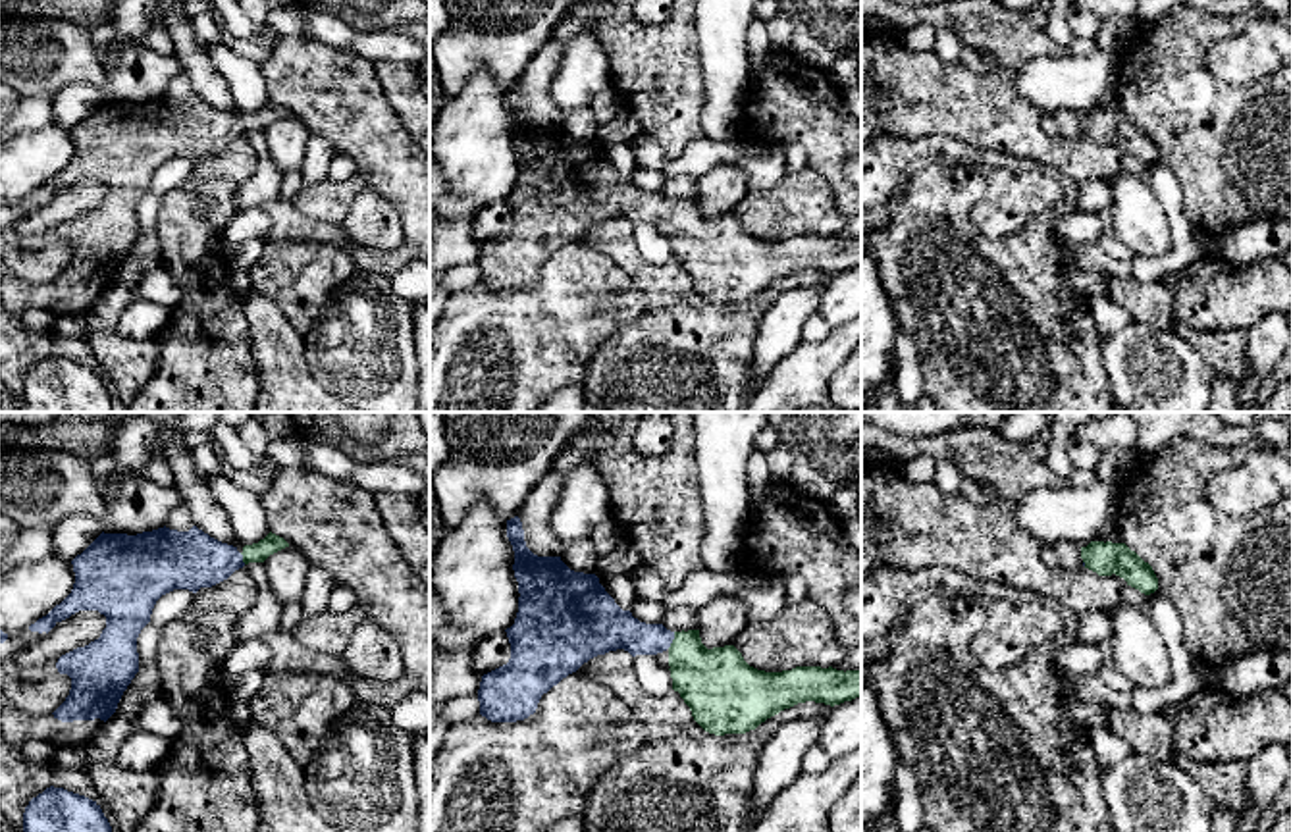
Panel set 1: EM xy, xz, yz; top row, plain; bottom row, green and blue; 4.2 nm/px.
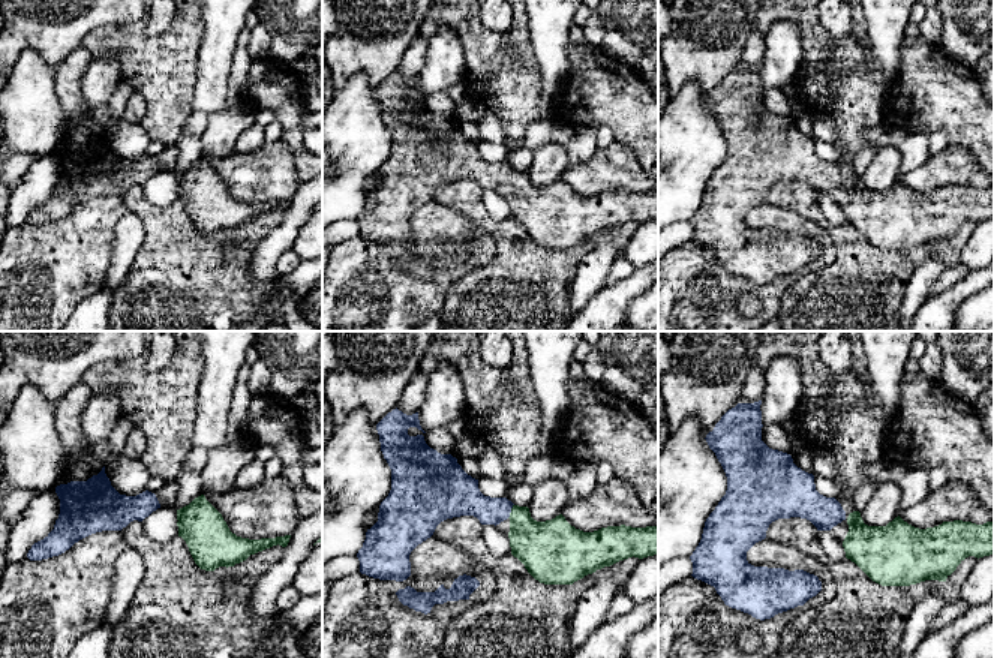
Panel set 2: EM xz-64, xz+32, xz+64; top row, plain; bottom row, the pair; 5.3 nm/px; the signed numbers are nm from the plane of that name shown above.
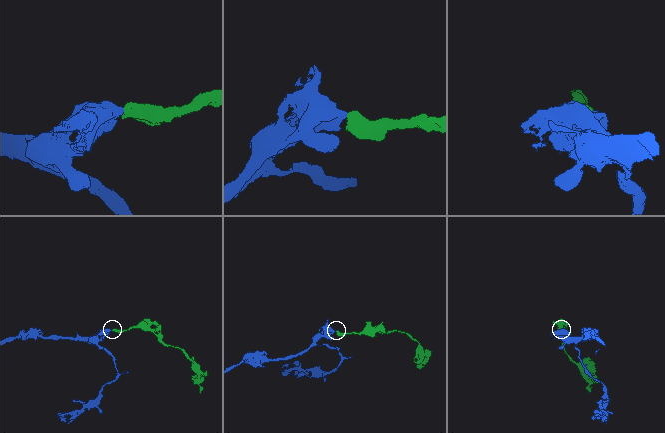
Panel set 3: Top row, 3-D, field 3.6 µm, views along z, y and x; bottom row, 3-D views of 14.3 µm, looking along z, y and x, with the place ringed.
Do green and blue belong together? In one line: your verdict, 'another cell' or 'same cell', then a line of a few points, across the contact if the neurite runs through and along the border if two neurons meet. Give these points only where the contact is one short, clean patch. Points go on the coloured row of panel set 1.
same cell | xz (715, 682), (673, 640), (636, 638), (615, 628)

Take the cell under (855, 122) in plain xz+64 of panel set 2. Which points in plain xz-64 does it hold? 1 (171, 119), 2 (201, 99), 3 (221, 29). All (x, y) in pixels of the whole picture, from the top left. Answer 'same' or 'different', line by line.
1: same
2: different
3: different

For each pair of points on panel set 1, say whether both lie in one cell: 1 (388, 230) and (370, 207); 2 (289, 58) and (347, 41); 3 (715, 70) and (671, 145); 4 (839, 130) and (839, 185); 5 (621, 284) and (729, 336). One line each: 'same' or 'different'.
1: same
2: different
3: different
4: same
5: different

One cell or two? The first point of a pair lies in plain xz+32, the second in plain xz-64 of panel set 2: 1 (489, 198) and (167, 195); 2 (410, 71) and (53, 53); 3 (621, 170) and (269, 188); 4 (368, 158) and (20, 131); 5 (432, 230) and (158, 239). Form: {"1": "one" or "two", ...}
{"1": "one", "2": "two", "3": "one", "4": "one", "5": "two"}

